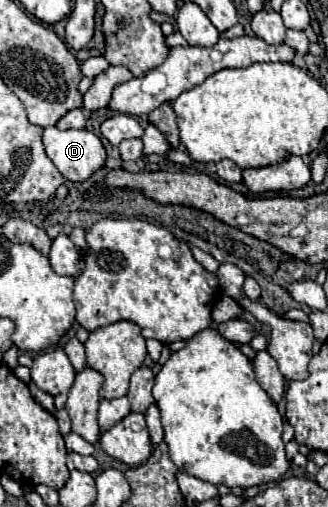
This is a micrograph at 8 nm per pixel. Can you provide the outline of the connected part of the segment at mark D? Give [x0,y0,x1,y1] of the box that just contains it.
[42,127,106,181]

